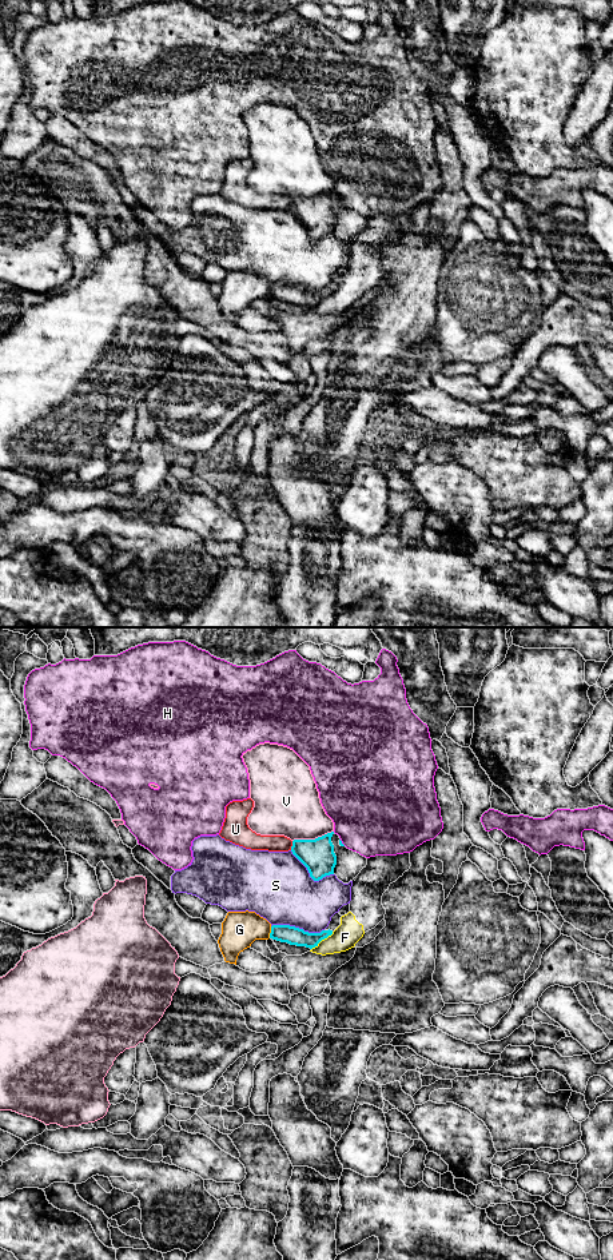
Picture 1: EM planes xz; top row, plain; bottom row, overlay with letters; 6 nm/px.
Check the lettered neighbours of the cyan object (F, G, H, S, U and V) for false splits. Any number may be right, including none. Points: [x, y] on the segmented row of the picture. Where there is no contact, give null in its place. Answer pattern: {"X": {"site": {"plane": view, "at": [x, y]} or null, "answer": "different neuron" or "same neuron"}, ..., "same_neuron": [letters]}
{"F": {"site": {"plane": "xz", "at": [322, 938]}, "answer": "different neuron"}, "G": {"site": {"plane": "xz", "at": [271, 932]}, "answer": "different neuron"}, "H": {"site": {"plane": "xz", "at": [341, 842]}, "answer": "different neuron"}, "S": {"site": {"plane": "xz", "at": [298, 928]}, "answer": "different neuron"}, "U": {"site": {"plane": "xz", "at": [293, 845]}, "answer": "different neuron"}, "V": {"site": {"plane": "xz", "at": [313, 840]}, "answer": "different neuron"}, "same_neuron": []}

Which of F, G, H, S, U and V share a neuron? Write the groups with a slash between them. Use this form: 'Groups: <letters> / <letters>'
Groups: F / G / H / S / U / V

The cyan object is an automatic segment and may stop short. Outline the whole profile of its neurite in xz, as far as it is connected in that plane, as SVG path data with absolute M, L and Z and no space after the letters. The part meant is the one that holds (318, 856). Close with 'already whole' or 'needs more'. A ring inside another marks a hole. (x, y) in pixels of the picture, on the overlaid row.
M334 832L315 840L294 840L291 852L307 868L310 877L319 881L334 874L337 856L331 842Z | already whole

